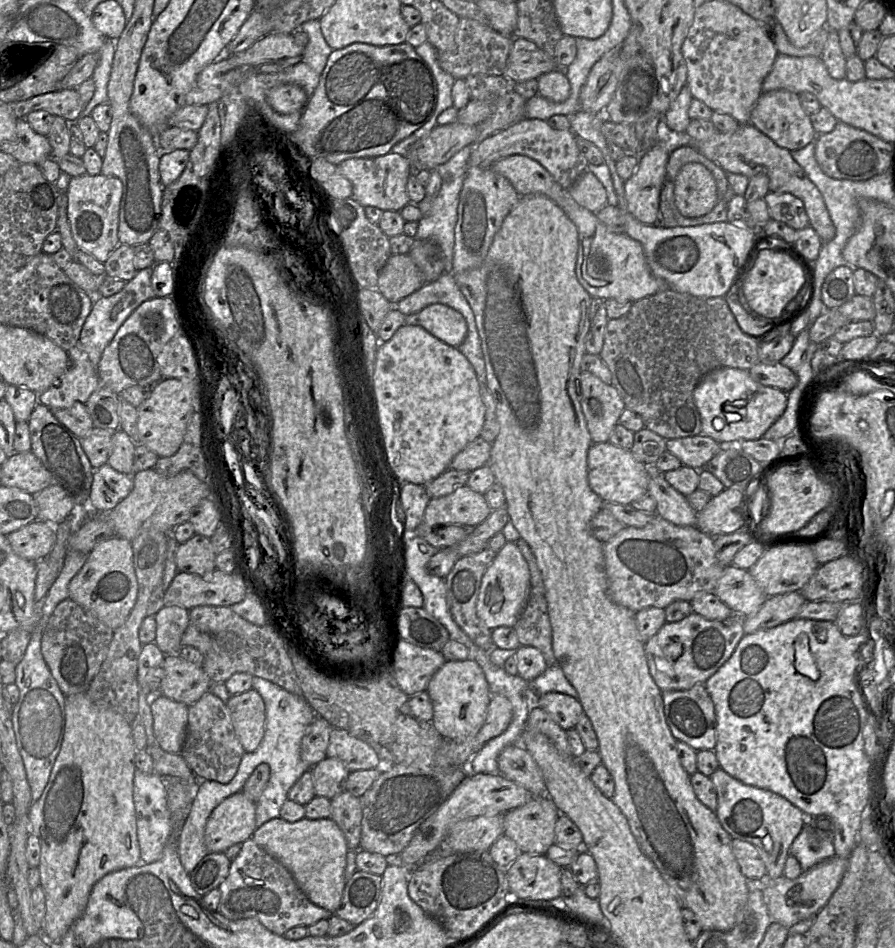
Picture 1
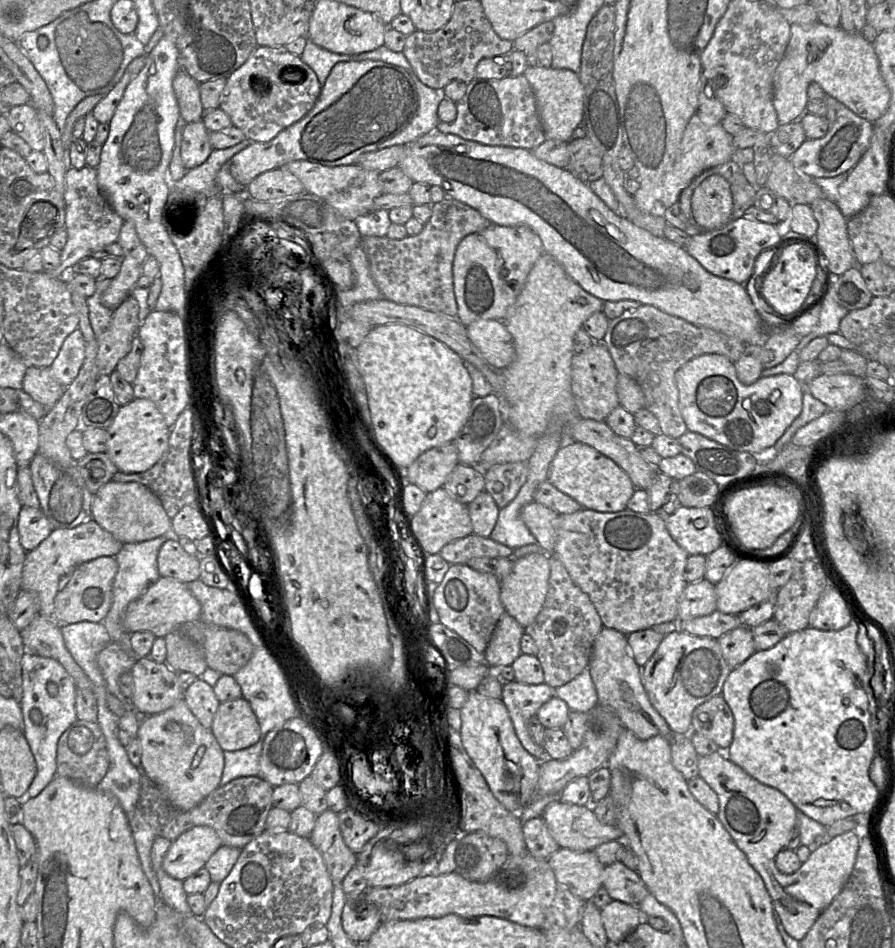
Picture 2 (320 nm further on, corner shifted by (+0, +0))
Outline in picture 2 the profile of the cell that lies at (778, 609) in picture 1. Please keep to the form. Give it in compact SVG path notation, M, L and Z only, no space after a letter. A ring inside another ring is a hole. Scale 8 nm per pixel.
M746 626L724 634L717 641L731 669L744 663L756 651L752 630Z

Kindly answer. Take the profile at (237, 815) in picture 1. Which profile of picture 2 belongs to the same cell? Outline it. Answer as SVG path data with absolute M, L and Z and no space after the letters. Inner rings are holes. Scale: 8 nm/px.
M195 826L171 843L162 867L169 876L184 881L203 868L221 846L222 841L213 828Z

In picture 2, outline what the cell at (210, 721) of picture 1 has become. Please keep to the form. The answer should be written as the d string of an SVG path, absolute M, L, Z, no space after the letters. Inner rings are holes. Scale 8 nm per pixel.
M198 678L184 691L183 699L201 725L206 729L211 729L220 705L213 687Z

